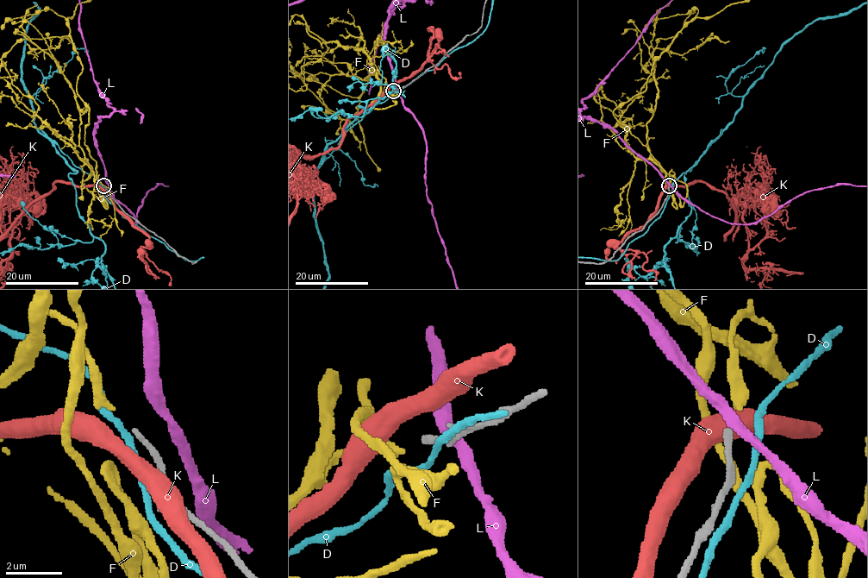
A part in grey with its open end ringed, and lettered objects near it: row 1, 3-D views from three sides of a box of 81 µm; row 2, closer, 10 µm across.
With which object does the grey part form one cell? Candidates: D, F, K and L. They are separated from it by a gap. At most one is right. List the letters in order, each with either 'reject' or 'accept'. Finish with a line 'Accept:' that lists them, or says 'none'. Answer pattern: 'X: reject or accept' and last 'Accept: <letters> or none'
D: reject
F: accept
K: reject
L: reject
Accept: F

